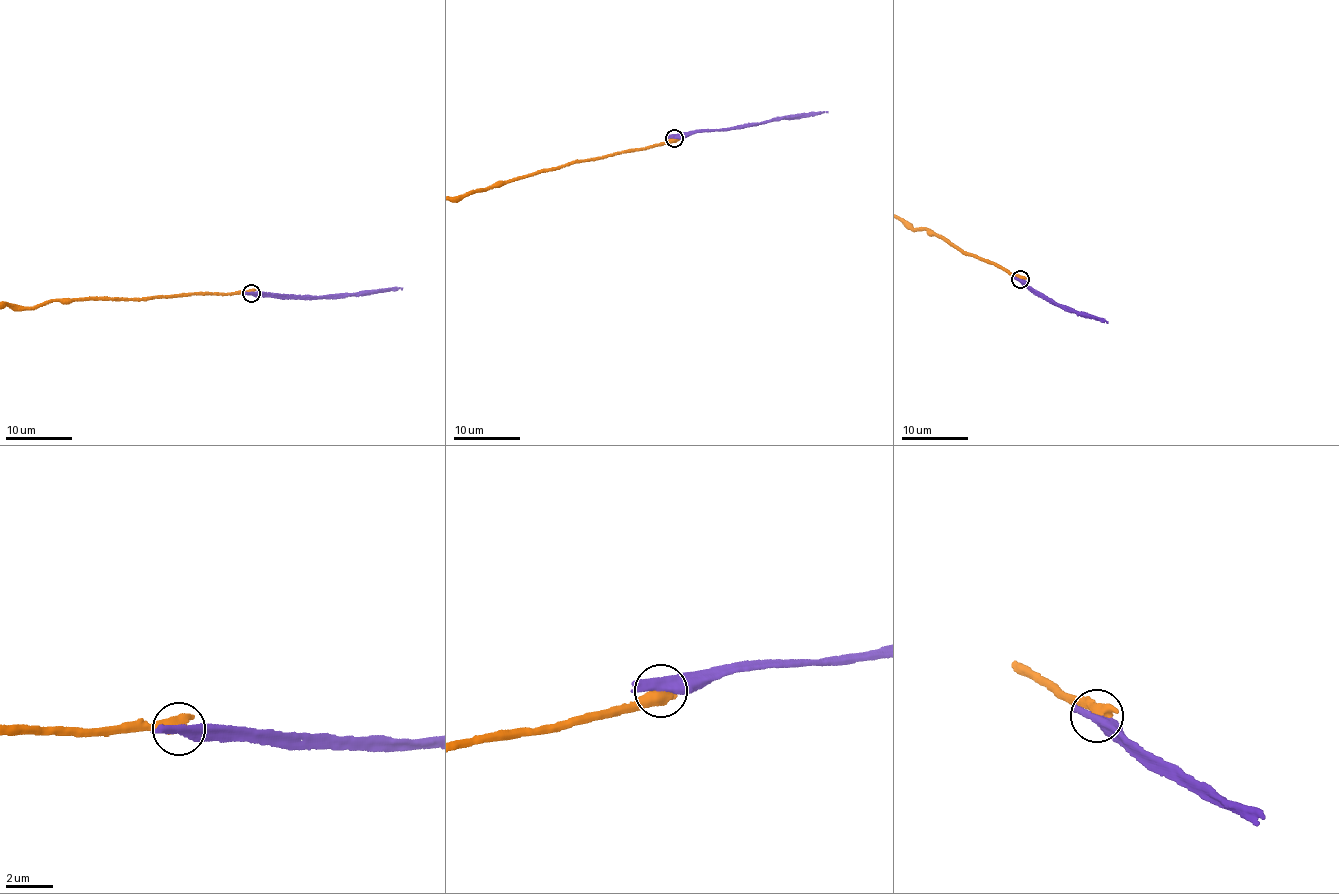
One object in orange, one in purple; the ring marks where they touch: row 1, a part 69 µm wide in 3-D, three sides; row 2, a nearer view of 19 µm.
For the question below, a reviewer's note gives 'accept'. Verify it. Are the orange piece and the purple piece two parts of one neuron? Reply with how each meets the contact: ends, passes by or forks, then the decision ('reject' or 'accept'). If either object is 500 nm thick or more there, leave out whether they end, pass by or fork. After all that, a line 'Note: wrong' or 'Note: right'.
reject
Note: wrong

